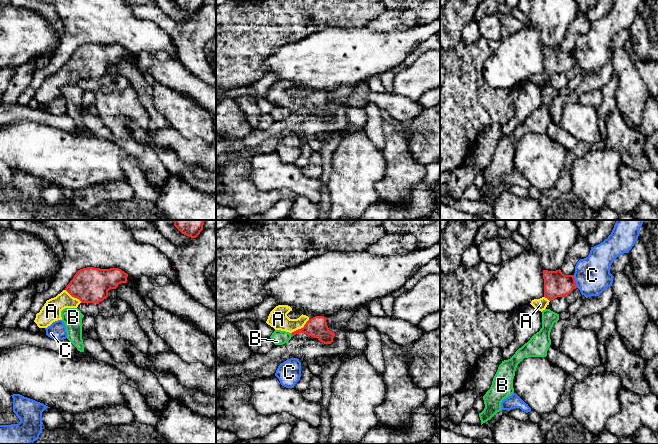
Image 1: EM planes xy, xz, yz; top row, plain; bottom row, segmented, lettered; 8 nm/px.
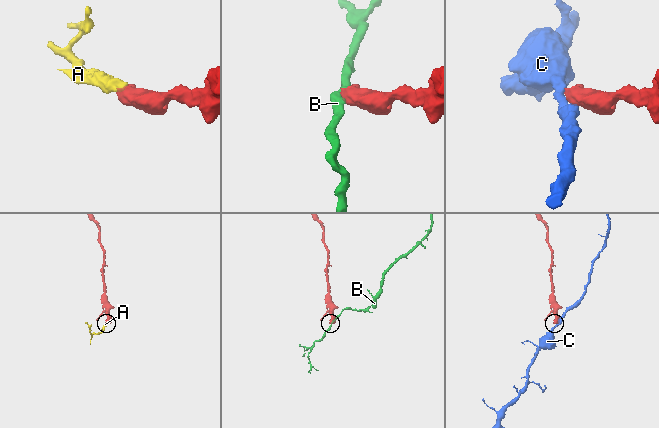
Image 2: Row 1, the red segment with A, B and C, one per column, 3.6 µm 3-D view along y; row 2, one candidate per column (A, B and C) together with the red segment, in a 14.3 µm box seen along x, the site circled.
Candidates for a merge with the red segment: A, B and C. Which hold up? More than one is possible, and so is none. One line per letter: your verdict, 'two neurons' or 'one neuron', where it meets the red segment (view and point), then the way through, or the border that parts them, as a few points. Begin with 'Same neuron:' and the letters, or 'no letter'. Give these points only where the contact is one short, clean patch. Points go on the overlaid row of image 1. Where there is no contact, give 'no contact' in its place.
Same neuron: A
A: one neuron; contact xz (301, 328); way xz (316, 327), (301, 328), (285, 324), (278, 319)
B: two neurons; contact xz (291, 333); border xz (290, 333), (292, 335)
C: two neurons; contact yz (574, 281); border yz (573, 275), (577, 287)

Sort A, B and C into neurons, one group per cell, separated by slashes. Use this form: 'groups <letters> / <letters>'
groups A / B / C

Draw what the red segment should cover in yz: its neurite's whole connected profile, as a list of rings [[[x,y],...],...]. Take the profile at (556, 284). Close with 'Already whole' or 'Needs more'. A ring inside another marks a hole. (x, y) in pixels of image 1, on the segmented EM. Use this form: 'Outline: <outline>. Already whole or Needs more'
Outline: [[[543,270],[544,296],[540,299],[531,301],[531,305],[543,311],[549,305],[549,302],[557,297],[564,297],[577,288],[574,275],[564,275],[561,270],[548,271]]]. Needs more

